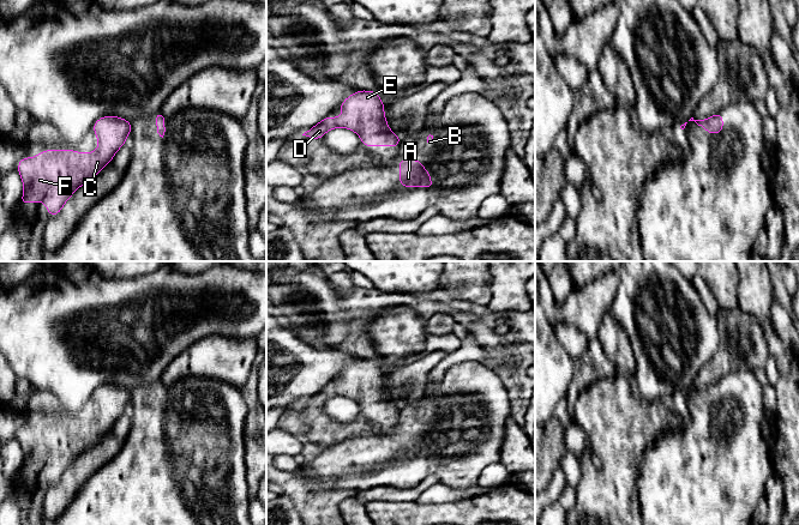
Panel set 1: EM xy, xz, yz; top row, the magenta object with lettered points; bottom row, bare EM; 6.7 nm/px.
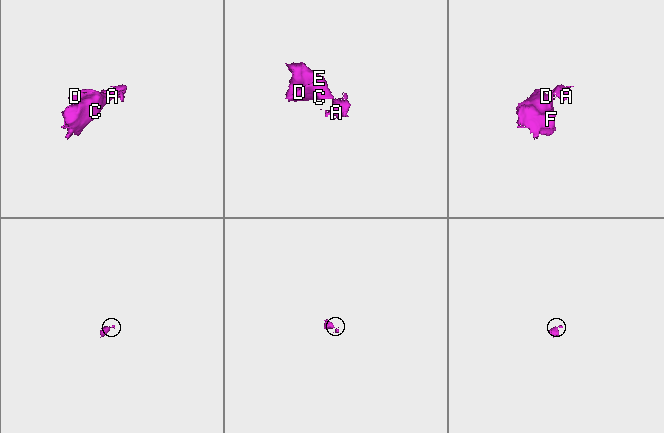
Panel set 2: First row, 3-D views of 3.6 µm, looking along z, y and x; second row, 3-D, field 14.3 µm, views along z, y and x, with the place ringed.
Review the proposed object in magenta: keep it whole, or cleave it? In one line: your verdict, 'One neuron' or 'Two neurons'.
Two neurons

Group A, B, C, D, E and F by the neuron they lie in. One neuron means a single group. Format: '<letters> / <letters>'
A B / C D E F

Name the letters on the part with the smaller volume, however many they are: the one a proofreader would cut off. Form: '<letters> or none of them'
A, B

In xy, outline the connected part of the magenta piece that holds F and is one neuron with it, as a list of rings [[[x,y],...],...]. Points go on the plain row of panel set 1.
[[[103,385],[94,392],[98,416],[86,423],[74,418],[46,418],[36,426],[25,426],[18,430],[18,440],[24,452],[20,472],[43,470],[50,485],[56,484],[68,466],[86,449],[95,446],[125,412],[131,400],[131,391],[118,385]]]

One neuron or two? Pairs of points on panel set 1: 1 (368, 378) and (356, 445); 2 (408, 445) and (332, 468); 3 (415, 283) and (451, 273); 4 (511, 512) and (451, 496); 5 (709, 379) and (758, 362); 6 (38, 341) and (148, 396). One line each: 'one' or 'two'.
1: two
2: one
3: two
4: two
5: one
6: two

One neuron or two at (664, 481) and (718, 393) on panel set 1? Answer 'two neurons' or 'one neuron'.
one neuron

